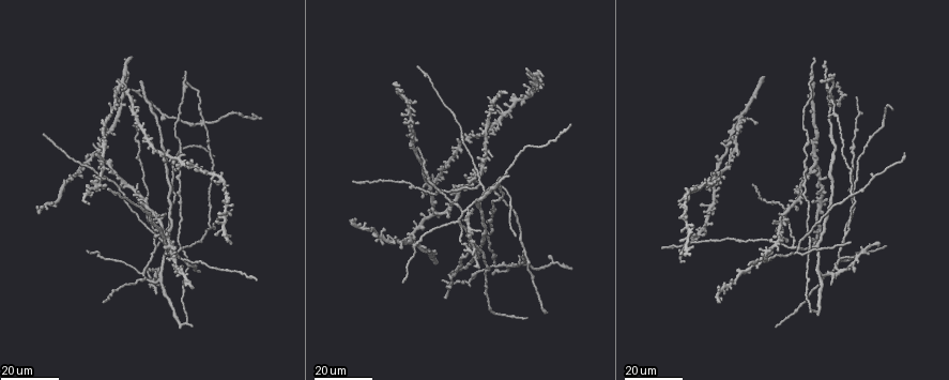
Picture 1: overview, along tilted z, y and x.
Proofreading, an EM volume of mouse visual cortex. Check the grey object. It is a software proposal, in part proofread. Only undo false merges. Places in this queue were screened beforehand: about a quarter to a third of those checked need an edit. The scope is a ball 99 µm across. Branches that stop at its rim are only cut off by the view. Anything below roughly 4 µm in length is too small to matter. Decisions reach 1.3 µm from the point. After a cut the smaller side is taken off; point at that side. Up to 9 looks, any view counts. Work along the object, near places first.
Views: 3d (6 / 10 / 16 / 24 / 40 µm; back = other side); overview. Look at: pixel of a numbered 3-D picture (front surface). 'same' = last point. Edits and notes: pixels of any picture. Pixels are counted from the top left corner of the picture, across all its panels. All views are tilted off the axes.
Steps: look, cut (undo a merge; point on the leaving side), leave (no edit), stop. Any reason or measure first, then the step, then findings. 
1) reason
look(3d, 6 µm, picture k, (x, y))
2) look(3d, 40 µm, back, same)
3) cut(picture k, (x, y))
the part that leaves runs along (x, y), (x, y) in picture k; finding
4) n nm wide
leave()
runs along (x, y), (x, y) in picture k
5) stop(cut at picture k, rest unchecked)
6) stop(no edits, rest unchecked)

small branch off a trunk
look(3d, 16 µm, picture 1, (117, 85))

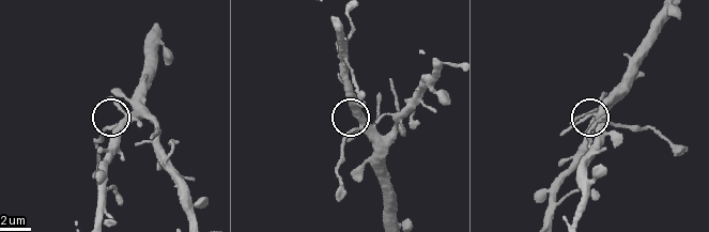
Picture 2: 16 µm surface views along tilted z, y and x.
look(3d, 10 µm, picture 2, (122, 122))

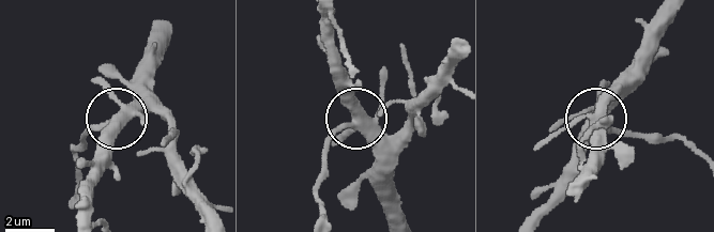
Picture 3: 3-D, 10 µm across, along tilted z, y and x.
side arm 7 µm
leave()
runs along (323, 18), (324, 40), (353, 117), (322, 156) in picture 3; continuous, no second neuron

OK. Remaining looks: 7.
two arms in line, one across
look(3d, 24 µm, picture 1, (156, 247))

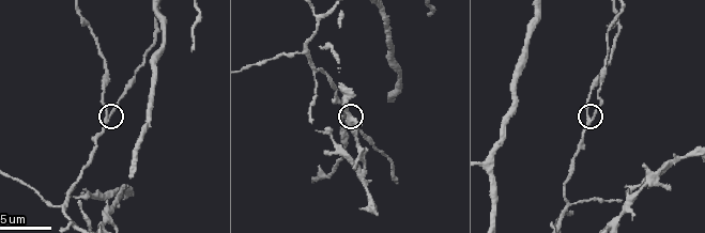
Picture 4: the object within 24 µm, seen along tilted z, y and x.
look(3d, 10 µm, picture 4, (590, 118))

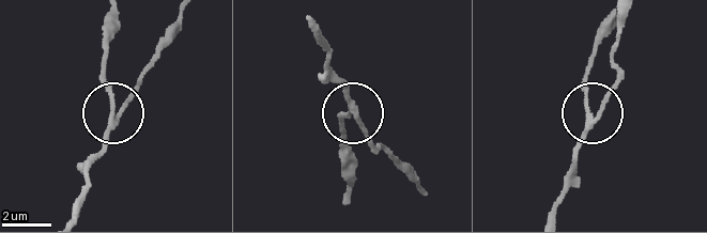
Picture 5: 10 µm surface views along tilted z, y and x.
leave()
runs along (551, 215), (590, 112), (584, 79), (590, 52) in picture 5; one neuron here

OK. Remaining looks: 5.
three-way junction
look(3d, 16 µm, picture 1, (794, 245))

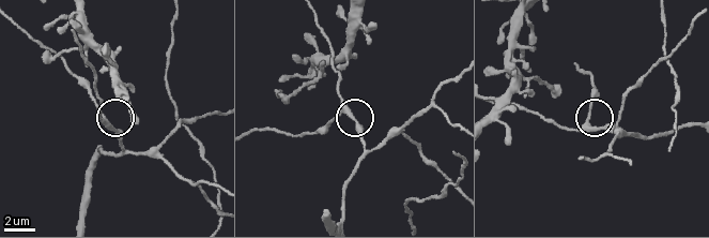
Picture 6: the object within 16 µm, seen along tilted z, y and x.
zoom in
look(3d, 6 µm, picture 6, (105, 115))

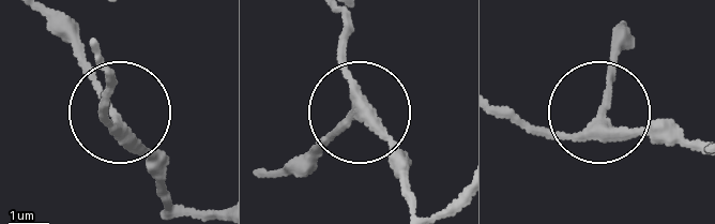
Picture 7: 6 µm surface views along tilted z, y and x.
3 arms
leave()
runs along (339, 14), (353, 112), (332, 140), (307, 149) in picture 7; continuous, no second neuron

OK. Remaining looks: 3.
two arms in line, one across
look(3d, 16 µm, picture 1, (159, 278))

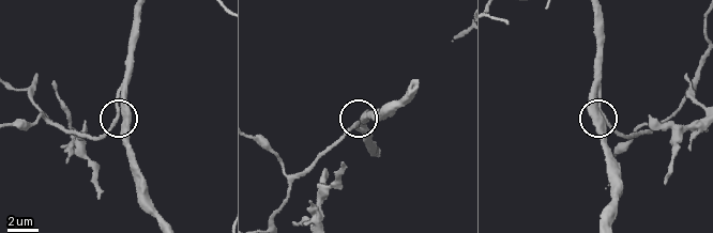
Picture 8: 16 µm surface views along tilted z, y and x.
zoom in
look(3d, 10 µm, picture 8, (117, 120))

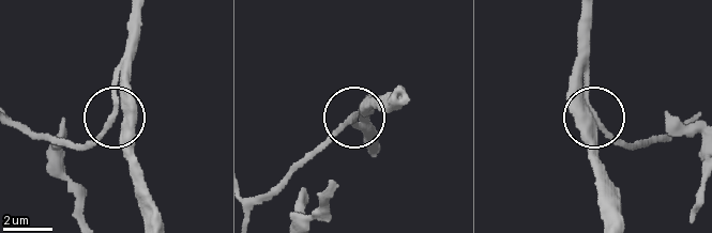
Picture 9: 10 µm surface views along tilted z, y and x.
3 arms
leave()
runs along (584, 19), (585, 105), (635, 150) in picture 9; continuous, no second neuron

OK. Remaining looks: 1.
stop(no edits, rest unchecked)

